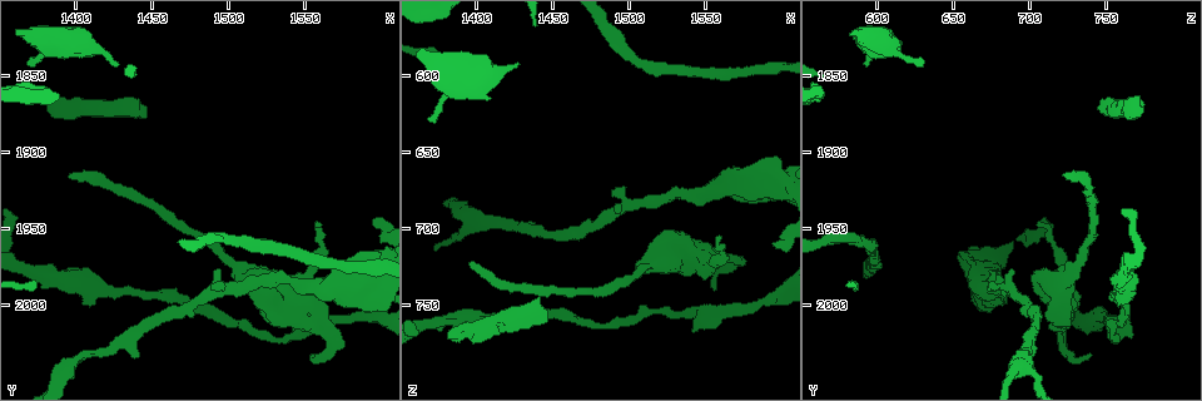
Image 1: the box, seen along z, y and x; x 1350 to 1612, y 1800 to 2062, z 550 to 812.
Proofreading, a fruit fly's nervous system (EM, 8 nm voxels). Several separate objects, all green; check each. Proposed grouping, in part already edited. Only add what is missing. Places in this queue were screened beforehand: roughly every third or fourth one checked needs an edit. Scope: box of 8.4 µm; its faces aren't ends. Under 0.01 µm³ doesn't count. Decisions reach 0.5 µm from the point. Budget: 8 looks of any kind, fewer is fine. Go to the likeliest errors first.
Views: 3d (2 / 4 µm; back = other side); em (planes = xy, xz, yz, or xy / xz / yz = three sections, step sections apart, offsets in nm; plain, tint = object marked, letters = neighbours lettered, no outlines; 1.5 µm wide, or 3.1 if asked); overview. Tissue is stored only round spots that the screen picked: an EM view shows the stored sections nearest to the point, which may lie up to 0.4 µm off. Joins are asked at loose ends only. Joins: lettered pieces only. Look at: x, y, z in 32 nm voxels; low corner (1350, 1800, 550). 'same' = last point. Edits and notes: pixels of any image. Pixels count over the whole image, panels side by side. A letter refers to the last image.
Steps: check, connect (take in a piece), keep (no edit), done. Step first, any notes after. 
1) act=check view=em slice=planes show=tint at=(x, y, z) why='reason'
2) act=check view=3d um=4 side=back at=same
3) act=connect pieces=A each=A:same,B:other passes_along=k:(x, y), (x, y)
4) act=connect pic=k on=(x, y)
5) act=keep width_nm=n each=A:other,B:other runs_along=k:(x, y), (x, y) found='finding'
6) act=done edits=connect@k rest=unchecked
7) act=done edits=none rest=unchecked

act=check view=3d um=4 at=(1380, 1864, 772) why='thick end'

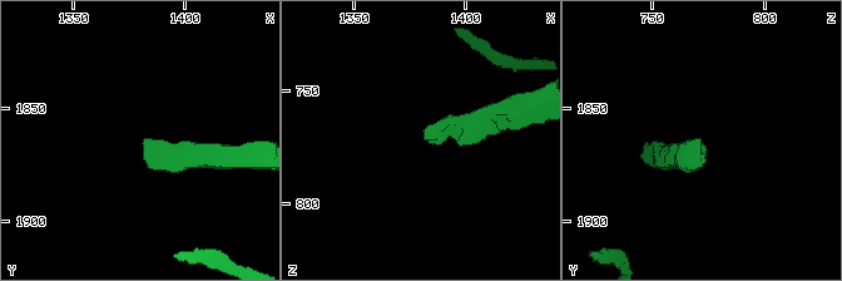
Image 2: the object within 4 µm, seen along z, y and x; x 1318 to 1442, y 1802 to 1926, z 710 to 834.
act=check view=em slice=planes show=plain at=(1381, 1863, 771)

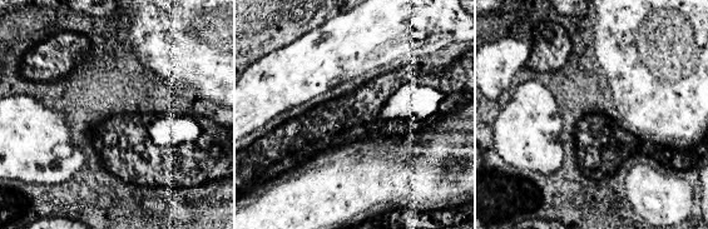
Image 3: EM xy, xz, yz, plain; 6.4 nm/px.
act=check view=em slice=planes show=letters at=same

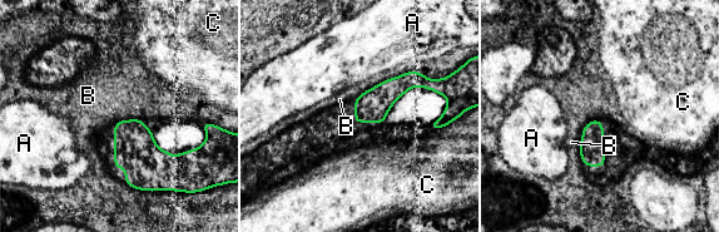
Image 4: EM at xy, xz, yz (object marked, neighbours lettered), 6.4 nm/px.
act=keep each=A:other,B:other,C:other border=4:(579, 148), (581, 158) found='no lettered piece goes on from it'

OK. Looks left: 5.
act=check view=em slice=planes show=letters at=(1558, 1946, 706)

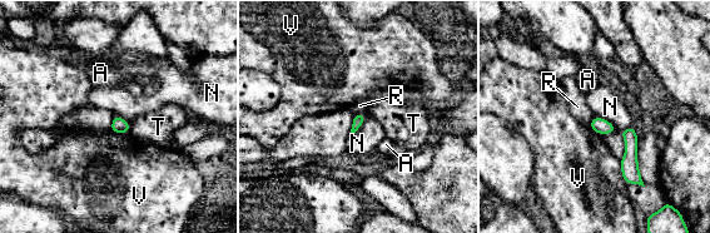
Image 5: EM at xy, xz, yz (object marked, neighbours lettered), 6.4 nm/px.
act=keep each=A:other,N:other,R:other,T:other,V:other border=5:(631, 125), (621, 132), (620, 160) found='no lettered piece goes on from it'

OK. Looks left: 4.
act=check view=em slice=planes show=letters at=(1600, 1966, 654) why='stops while still wide'

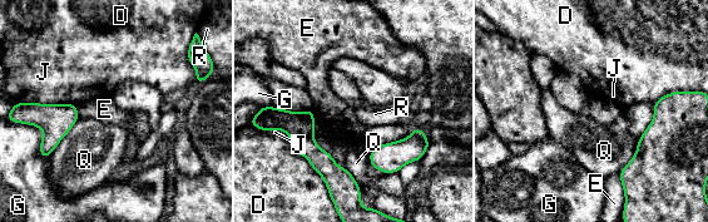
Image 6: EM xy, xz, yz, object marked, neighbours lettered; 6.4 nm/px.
act=keep each=D:other,E:other,G:other,J:other,Q:other,R:other border=6:(618, 176), (623, 190) found='no lettered piece goes on from it'

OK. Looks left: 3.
act=check view=em slice=yz step=4 show=letters at=(1370, 1842, 630) why='free end'

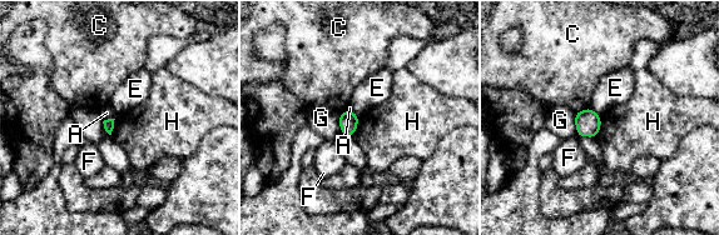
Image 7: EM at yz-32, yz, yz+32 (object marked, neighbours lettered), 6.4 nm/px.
act=check view=em slice=planes show=letters at=same

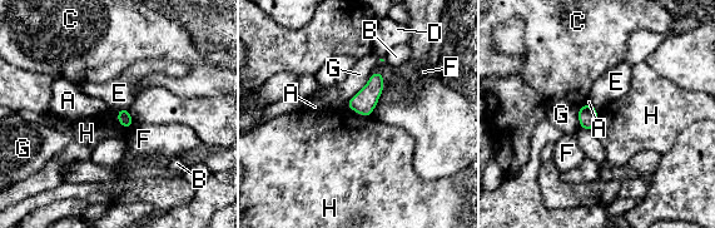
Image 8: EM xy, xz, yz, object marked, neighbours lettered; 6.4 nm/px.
act=keep width_nm=90 each=A:other,B:other,C:other,D:other,E:other,F:other,G:other,H:other border=8:(347, 105), (363, 115), (371, 117) found='no lettered piece goes on from it'

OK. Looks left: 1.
act=done edits=none rest=unchecked

